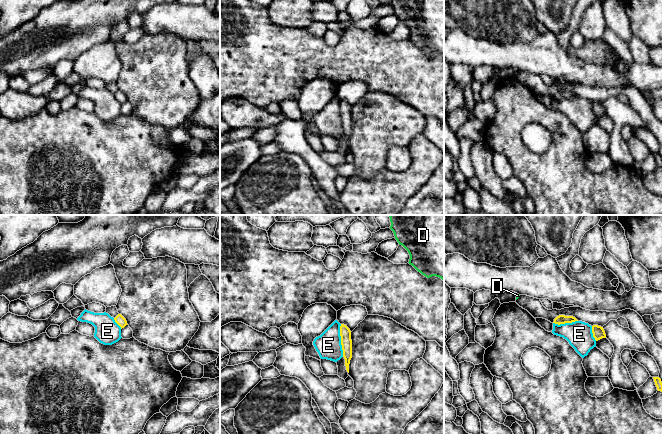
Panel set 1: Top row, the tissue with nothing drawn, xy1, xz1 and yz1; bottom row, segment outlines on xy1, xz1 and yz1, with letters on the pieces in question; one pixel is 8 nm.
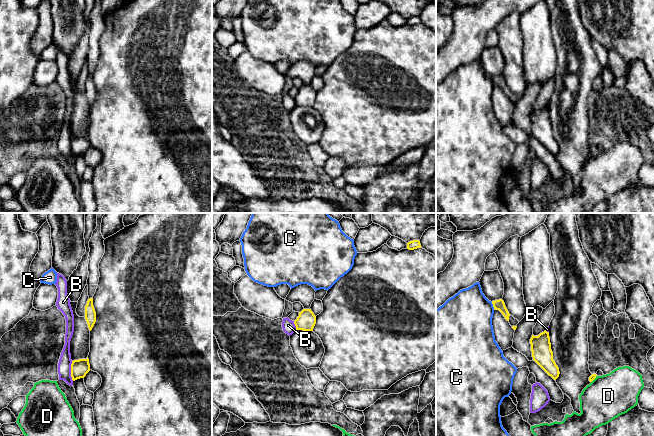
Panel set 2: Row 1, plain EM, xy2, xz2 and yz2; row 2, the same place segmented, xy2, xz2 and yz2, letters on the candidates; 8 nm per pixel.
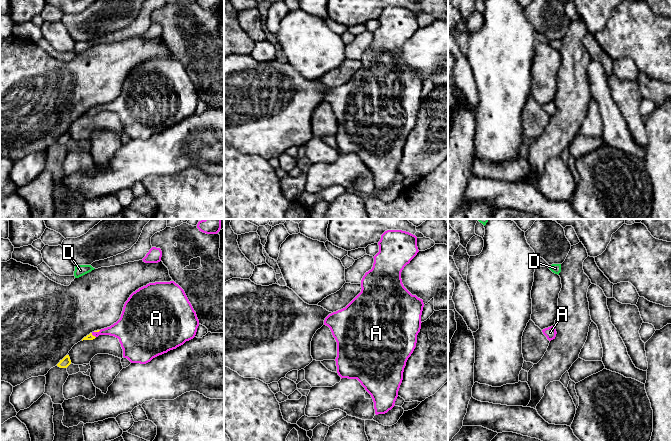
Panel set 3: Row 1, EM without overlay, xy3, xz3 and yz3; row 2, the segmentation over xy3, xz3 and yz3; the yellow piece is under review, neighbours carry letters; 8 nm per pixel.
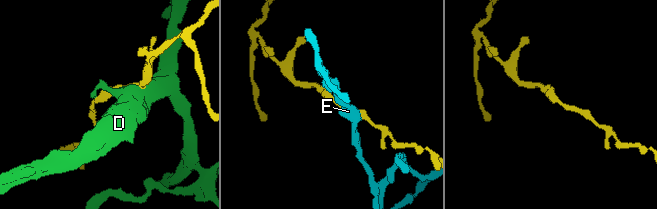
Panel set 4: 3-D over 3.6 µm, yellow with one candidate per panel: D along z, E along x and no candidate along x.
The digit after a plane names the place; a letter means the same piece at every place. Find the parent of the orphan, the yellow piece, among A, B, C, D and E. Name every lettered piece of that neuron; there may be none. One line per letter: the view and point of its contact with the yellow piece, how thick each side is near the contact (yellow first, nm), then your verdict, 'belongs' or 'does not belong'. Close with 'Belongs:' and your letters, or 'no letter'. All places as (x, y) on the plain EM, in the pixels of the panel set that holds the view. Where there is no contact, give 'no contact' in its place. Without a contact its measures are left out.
A: meets yellow in xy3 at (97, 107); 20 nm thick on the yellow side, 220 nm on the other; belongs
B: meets yellow in xy2 at (71, 147); 140 nm thick on the yellow side, 110 nm on the other; does not belong
C: meets yellow in yz2 at (493, 82); 80 nm thick on the yellow side, 420 nm on the other; does not belong
D: meets yellow in yz2 at (594, 154); 50 nm thick on the yellow side, 360 nm on the other; does not belong
E: meets yellow in xz1 at (341, 116); 90 nm thick on the yellow side, 200 nm on the other; does not belong
Belongs: A

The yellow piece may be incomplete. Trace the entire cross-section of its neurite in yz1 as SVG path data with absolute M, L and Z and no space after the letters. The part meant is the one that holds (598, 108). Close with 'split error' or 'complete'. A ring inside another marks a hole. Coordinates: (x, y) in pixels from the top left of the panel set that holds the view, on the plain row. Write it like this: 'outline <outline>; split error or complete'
outline M593 101L592 109L593 109L593 113L595 114L596 117L598 117L602 114L606 114L605 107L604 107L603 103L601 103L601 102Z; complete

